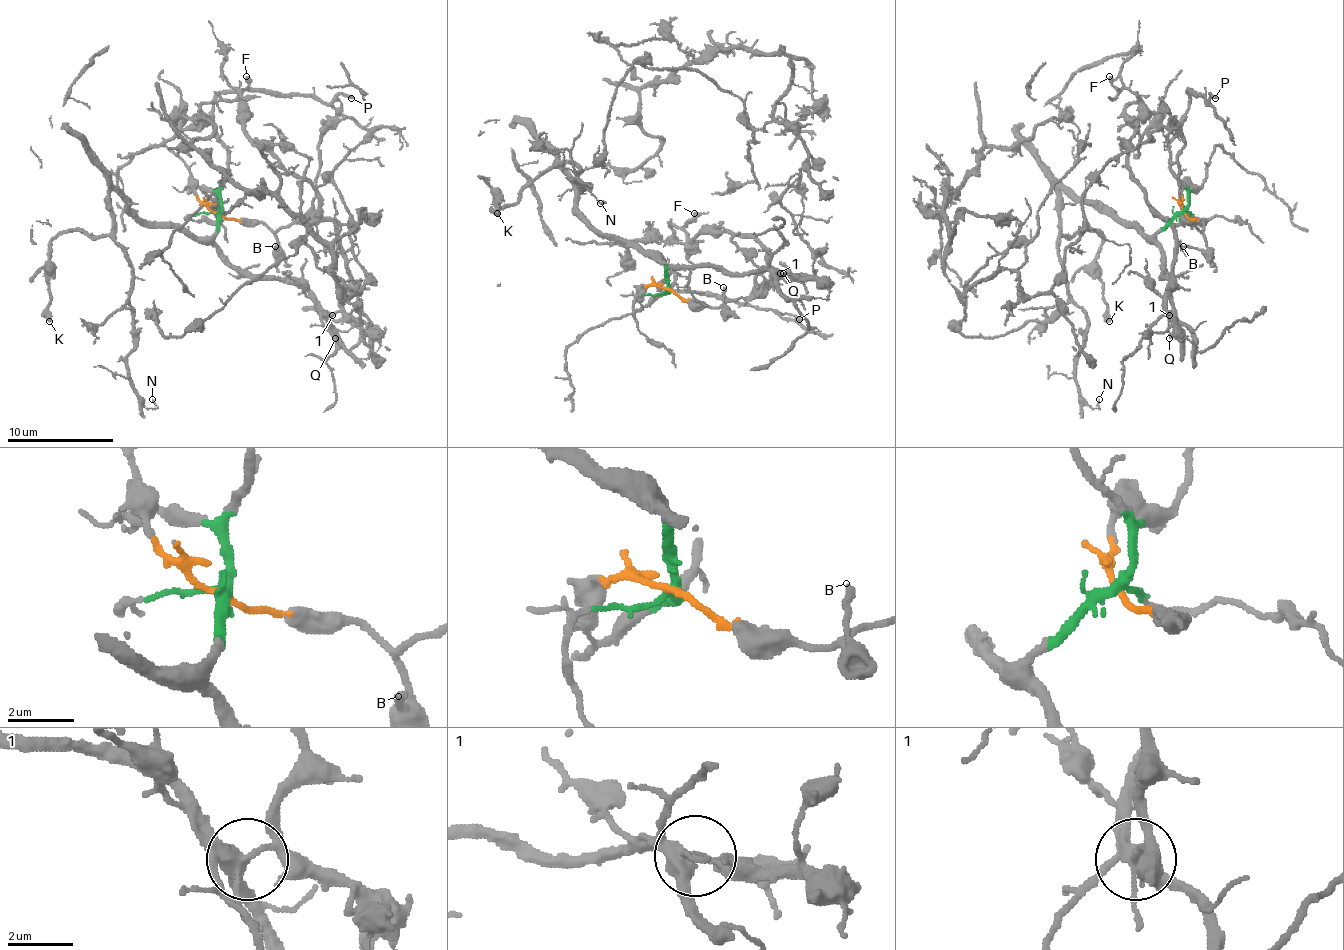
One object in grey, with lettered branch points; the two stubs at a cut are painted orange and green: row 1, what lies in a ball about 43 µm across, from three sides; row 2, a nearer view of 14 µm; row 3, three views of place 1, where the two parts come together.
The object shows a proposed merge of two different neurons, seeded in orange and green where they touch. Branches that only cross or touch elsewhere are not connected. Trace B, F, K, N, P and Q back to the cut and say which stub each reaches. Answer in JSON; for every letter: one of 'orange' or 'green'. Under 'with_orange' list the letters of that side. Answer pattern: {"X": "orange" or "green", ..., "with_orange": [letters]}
{"B": "orange", "F": "orange", "K": "green", "N": "green", "P": "green", "Q": "orange", "with_orange": ["B", "F", "Q"]}

